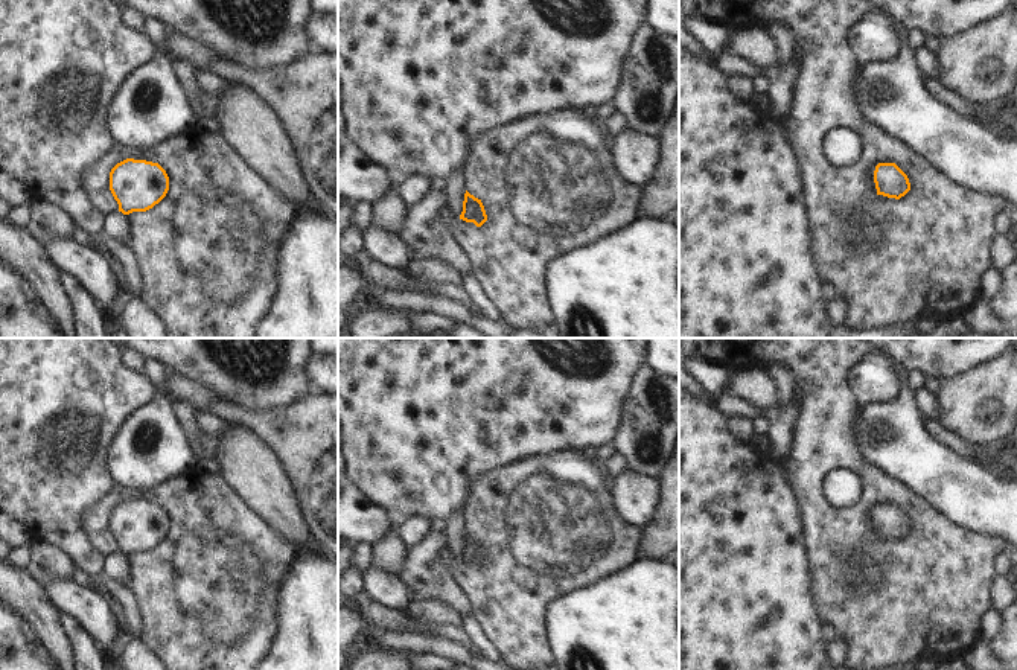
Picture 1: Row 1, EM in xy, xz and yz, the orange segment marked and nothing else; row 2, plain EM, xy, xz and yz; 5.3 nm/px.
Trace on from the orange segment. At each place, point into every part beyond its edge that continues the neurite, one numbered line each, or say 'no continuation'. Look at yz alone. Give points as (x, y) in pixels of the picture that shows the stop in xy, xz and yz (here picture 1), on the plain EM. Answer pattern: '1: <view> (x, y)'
no continuation

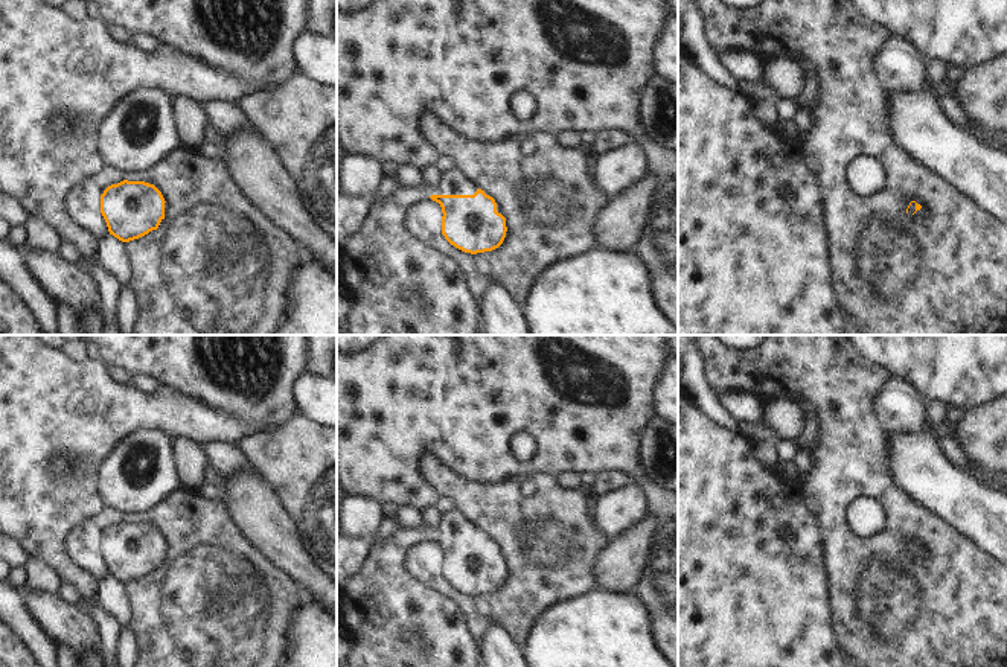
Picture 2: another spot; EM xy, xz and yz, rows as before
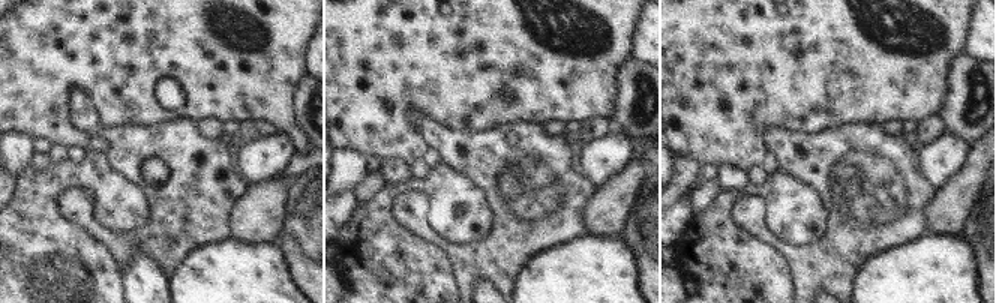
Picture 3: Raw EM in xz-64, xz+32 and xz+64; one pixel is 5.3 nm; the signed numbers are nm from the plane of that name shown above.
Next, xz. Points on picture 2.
1: xz (393, 620)

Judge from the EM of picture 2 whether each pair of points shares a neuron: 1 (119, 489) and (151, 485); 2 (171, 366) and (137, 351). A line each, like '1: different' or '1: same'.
1: same
2: same

